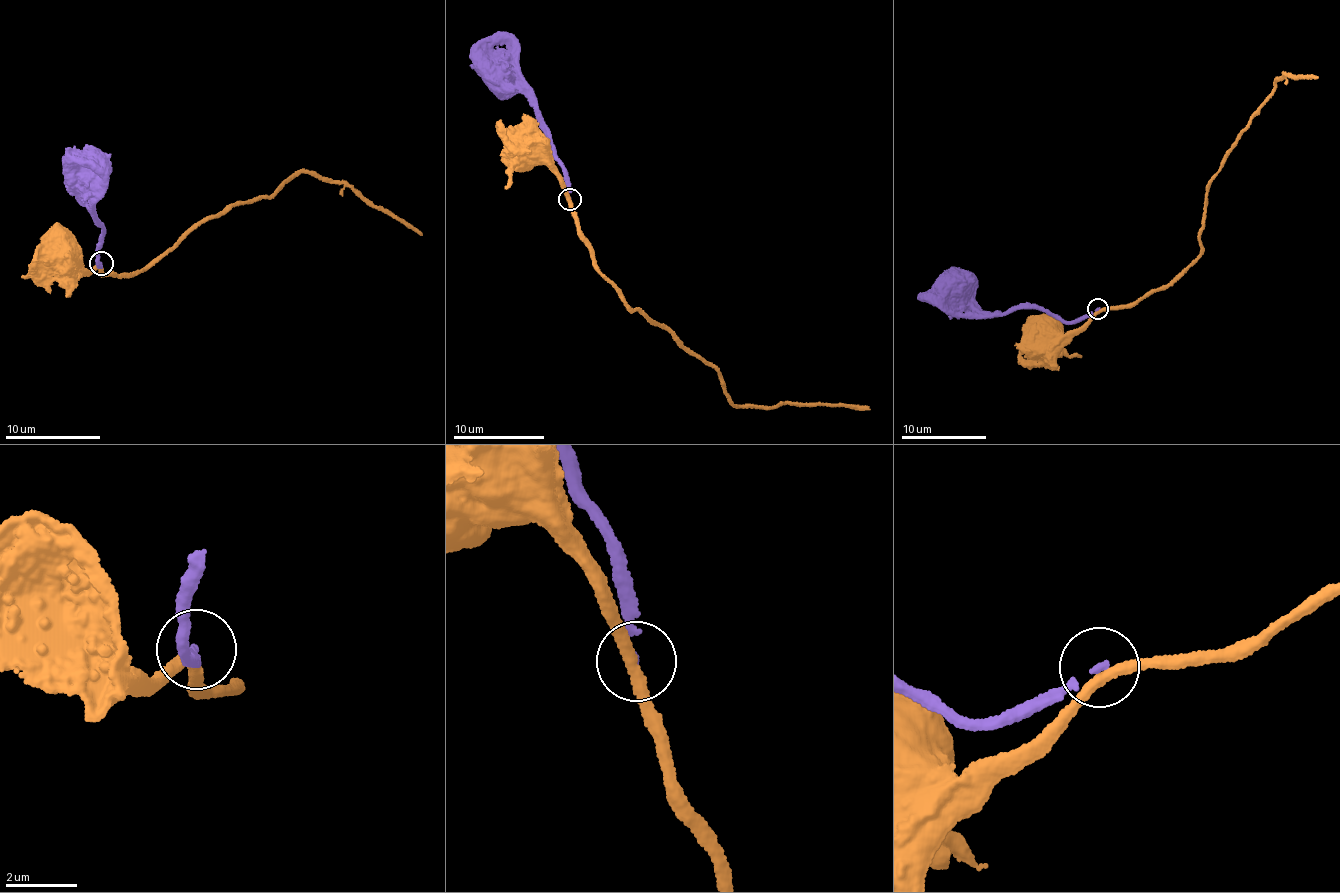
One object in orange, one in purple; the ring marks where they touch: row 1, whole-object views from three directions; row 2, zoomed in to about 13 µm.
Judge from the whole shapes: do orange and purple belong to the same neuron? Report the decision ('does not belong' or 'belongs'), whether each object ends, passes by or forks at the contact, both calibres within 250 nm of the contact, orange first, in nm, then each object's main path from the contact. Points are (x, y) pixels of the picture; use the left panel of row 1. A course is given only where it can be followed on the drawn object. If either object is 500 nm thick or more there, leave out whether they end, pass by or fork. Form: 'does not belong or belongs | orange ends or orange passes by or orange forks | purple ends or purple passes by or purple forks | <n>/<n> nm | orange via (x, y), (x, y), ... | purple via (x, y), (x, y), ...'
does not belong | orange passes by | purple ends | 300/140 nm | orange via (99, 264), (90, 271), (62, 257) | purple via (101, 264), (97, 264), (100, 237), (106, 231), (93, 215), (85, 195), (87, 172)

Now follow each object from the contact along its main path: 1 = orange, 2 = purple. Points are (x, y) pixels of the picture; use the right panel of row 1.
1: (1097, 310), (1081, 327), (1045, 339)
2: (1098, 309), (1070, 322), (1025, 308), (987, 314), (954, 291)

